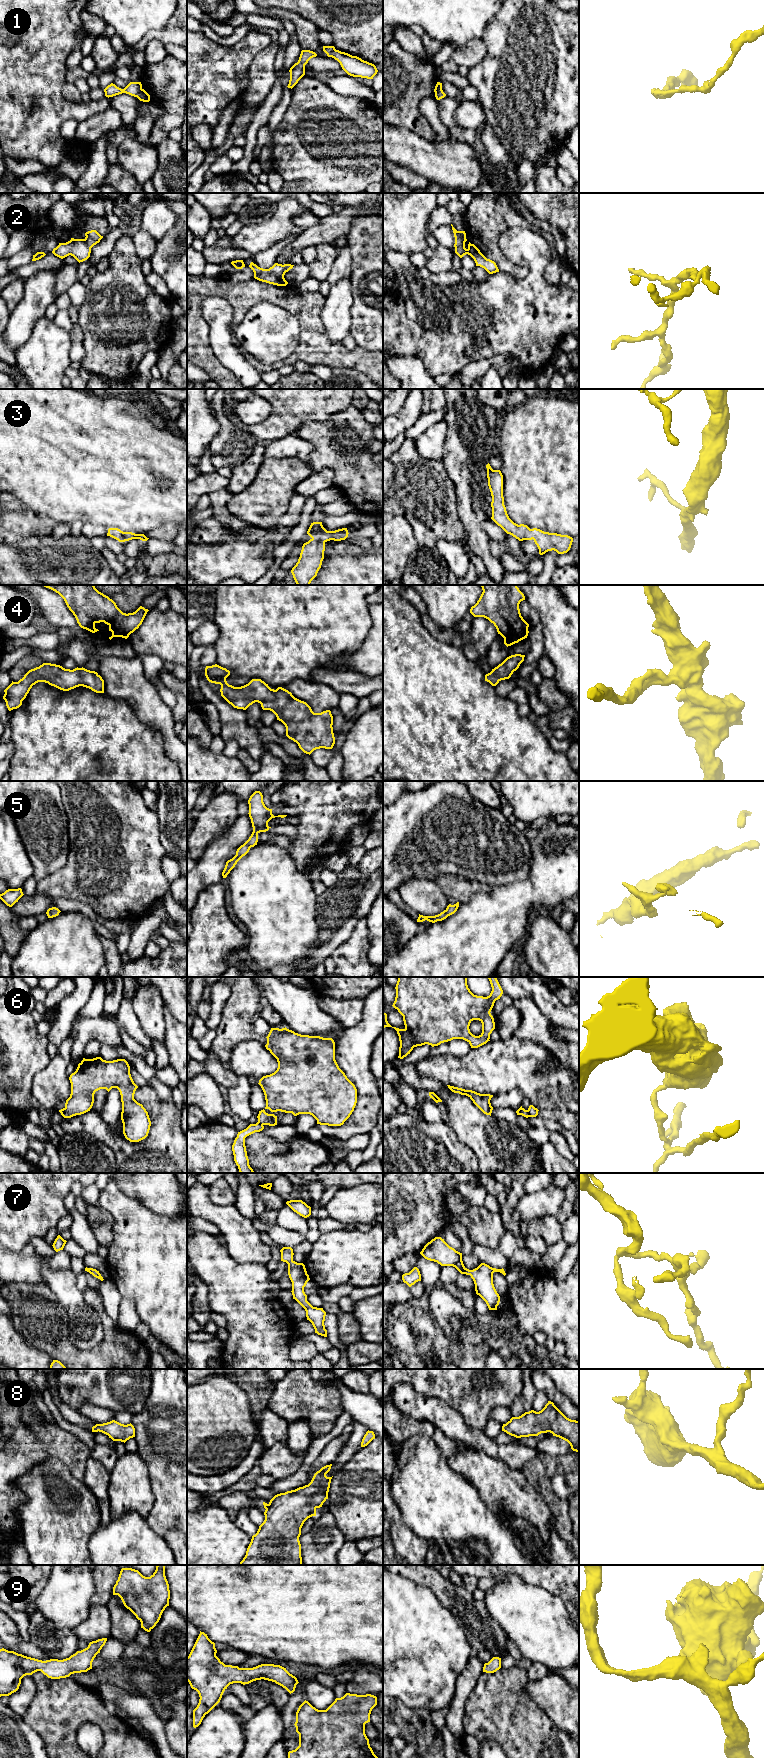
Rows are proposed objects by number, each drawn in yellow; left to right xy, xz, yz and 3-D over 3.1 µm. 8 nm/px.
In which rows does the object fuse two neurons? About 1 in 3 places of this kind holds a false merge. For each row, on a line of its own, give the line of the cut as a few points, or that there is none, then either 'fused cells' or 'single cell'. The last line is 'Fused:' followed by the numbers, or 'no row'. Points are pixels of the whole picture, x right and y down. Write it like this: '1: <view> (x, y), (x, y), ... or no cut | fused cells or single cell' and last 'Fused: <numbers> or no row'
1: xz (335, 49), (332, 57) | fused cells
2: yz (466, 239), (455, 247) | fused cells
3: no cut | single cell
4: no cut | single cell
5: xz (244, 843), (250, 847) | fused cells
6: yz (527, 1110), (529, 1116) | fused cells
7: no cut | single cell
8: no cut | single cell
9: no cut | single cell
Fused: 1, 2, 5, 6

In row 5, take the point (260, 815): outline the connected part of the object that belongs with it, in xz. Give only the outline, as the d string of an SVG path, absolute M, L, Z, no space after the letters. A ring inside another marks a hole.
M255 791L248 800L249 804L249 817L251 819L253 832L249 839L245 842L250 848L257 845L258 834L260 832L266 832L271 827L268 826L268 822L275 817L284 818L287 815L274 816L272 809L265 806L263 802L263 795L260 791Z

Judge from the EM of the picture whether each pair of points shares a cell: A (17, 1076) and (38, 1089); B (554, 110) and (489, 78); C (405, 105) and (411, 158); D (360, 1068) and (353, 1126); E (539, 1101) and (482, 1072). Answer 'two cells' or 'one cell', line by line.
A: two cells
B: one cell
C: two cells
D: one cell
E: one cell

